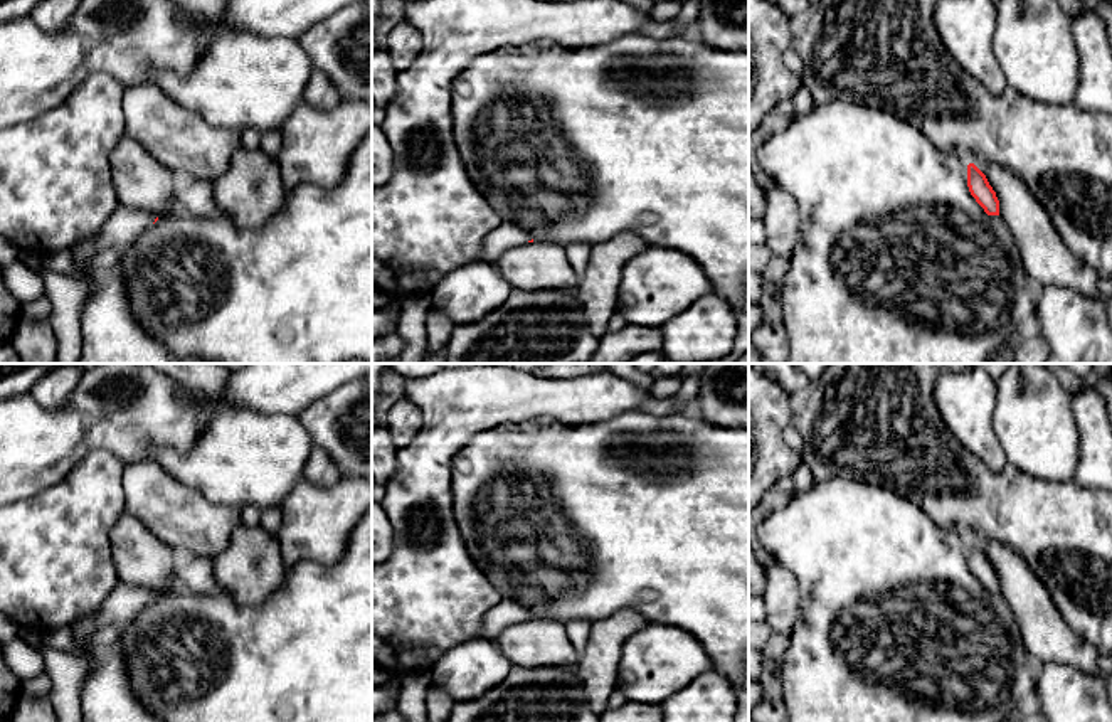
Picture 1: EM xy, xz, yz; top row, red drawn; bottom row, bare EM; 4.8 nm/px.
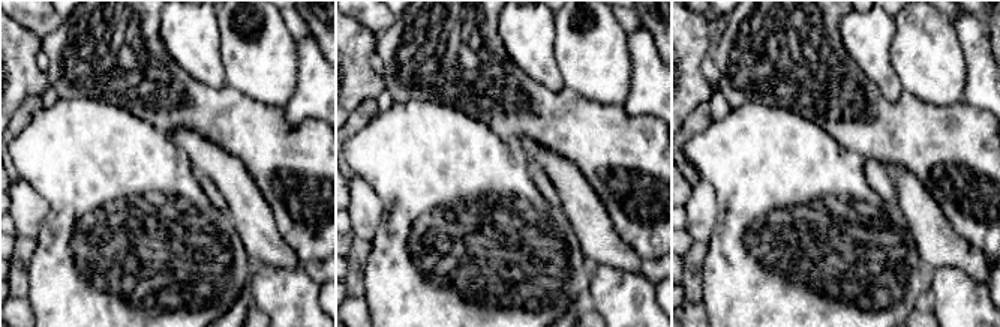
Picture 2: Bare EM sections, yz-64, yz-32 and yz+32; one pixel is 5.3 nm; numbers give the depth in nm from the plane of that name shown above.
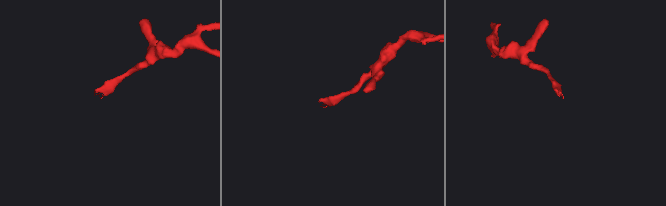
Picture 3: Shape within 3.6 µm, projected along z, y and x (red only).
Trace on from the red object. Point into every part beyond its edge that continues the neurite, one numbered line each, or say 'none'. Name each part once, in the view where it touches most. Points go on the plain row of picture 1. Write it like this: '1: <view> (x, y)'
1: xy (68, 670)

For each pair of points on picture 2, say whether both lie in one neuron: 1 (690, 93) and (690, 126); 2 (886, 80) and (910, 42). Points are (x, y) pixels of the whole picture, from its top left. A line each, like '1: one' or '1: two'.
1: two
2: two

